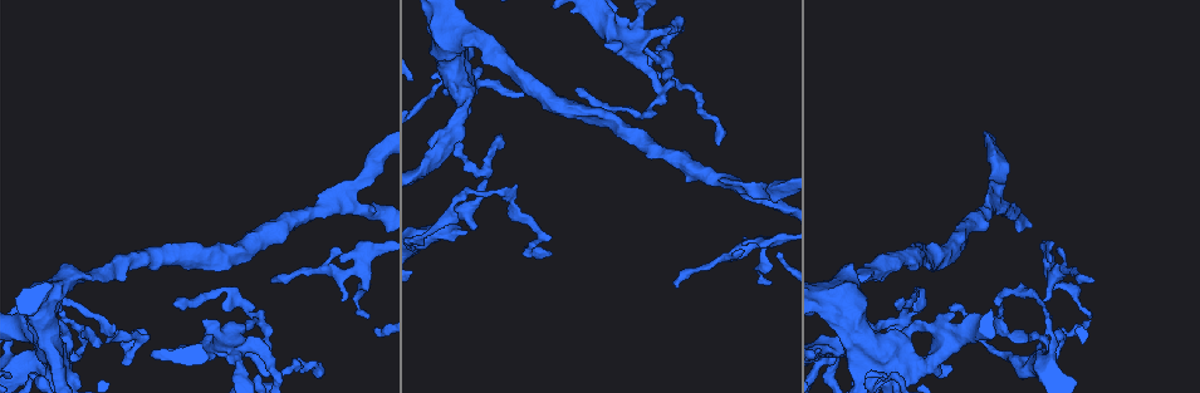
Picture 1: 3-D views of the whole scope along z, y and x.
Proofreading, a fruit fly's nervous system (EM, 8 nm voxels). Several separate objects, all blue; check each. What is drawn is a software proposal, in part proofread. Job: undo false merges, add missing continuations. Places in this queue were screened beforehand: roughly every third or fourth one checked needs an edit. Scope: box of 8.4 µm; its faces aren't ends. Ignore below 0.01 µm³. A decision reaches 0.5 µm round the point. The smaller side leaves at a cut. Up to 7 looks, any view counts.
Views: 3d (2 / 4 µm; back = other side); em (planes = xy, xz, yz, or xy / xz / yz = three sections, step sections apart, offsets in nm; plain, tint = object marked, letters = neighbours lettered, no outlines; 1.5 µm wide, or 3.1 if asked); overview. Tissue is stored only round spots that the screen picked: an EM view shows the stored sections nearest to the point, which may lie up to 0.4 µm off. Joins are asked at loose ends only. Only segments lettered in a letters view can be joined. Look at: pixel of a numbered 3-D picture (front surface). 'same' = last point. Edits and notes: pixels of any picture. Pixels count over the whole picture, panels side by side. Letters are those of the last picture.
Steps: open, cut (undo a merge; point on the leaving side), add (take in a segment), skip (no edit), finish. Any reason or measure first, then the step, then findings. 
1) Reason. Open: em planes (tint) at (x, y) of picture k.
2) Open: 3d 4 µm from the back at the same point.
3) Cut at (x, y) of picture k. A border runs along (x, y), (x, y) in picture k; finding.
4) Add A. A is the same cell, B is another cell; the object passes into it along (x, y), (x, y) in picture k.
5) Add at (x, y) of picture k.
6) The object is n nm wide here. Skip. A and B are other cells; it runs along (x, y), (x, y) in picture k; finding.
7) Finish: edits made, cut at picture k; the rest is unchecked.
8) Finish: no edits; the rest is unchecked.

Three-way junction. Open: em planes (plain) at (362, 270) of picture 1.

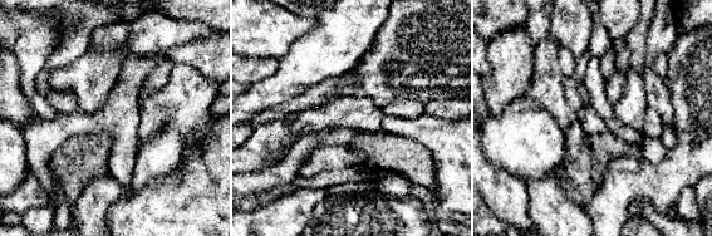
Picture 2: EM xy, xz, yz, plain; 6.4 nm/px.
With the object marked. Open: em planes (tint) at the same point.

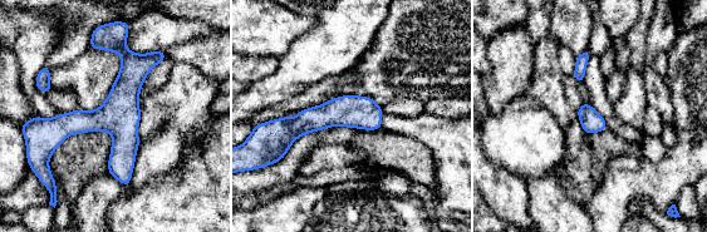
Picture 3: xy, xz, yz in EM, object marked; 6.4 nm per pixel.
What lies round it. Open: em planes (letters) at the same point.

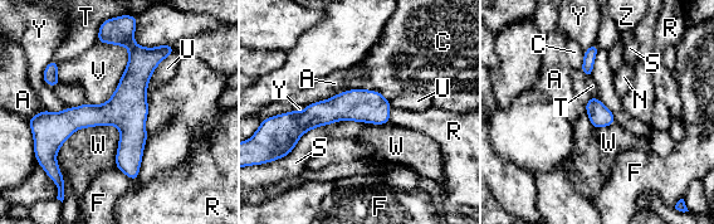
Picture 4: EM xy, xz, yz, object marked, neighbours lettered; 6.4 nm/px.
The object is 220 nm wide here. Skip. A, C, F, N, R, S, T, U, V, W, Y and Z are other cells; a border runs along (120, 130), (79, 127), (60, 146) in picture 4; all the same neuron.

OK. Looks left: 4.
An open end. Open: 3d 4 µm at (97, 346) of picture 1.

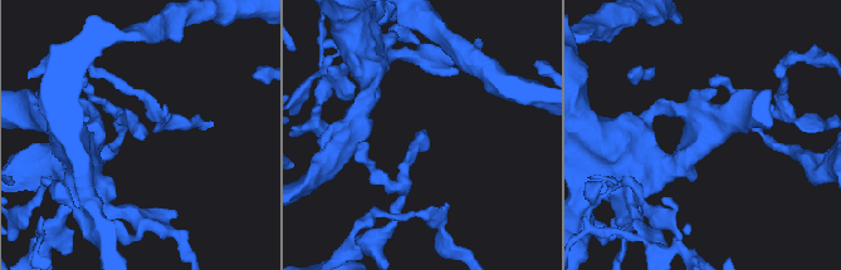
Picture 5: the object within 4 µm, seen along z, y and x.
Shape alone is not enough. Open: em planes (plain) at (426, 132) of picture 5.

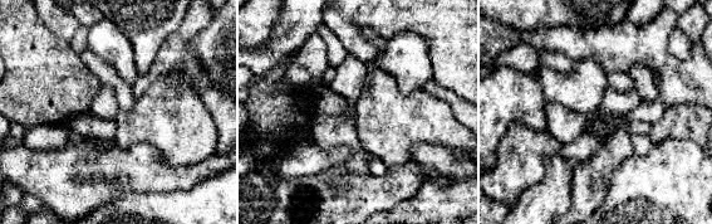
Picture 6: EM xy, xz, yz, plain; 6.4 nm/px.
What lies round it. Open: em planes (letters) at the same point.

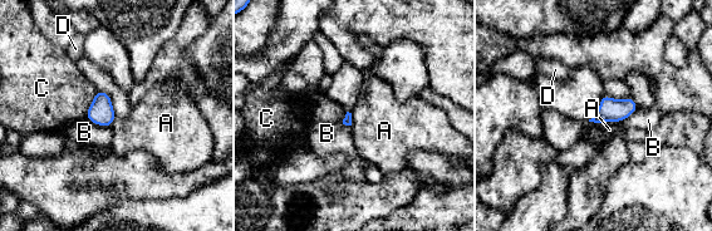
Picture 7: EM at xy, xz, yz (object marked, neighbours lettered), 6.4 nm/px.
Skip. A, B, C and D are other cells; a border runs along (589, 121), (618, 122) in picture 7; none of them fits.

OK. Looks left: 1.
Finish: no edits; the rest is unchecked.

